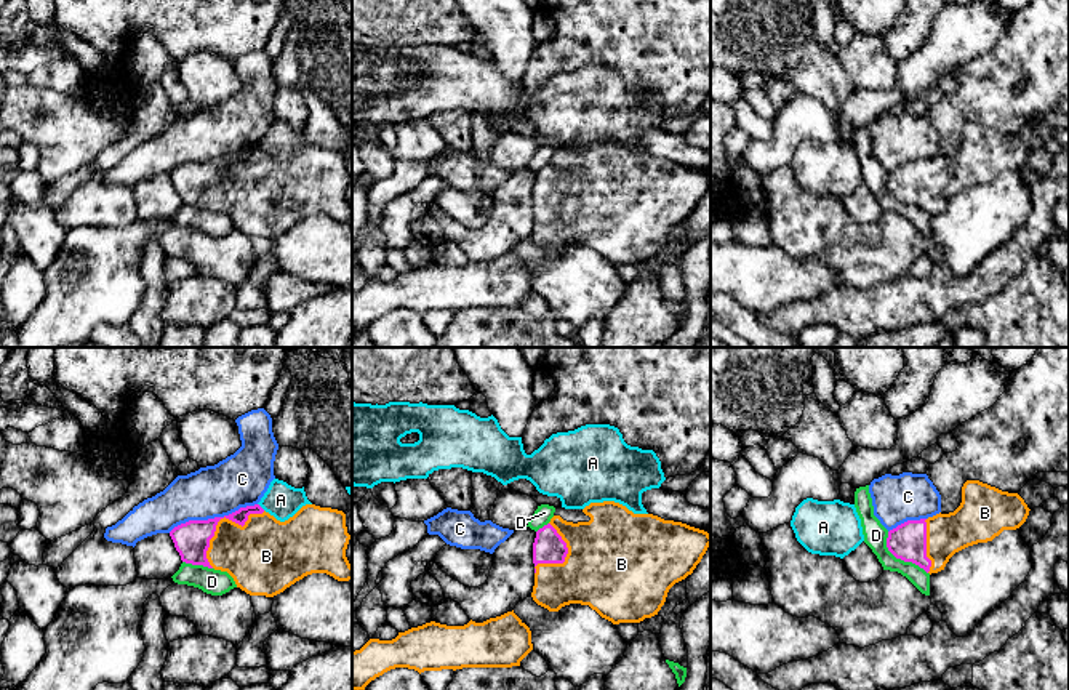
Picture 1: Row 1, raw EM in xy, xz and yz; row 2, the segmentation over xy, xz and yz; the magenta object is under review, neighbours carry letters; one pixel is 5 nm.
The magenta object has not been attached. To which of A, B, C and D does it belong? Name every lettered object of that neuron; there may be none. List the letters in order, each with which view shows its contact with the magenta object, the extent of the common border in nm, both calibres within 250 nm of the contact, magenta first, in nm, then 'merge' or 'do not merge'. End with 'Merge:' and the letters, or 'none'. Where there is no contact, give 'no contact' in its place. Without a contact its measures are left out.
A: contact in xy; length 50 nm; calibres 70 and 170 nm; do not merge
B: contact in xy; length 400 nm; calibres 180 and 320 nm; merge
C: contact in xy; length 480 nm; calibres 180 and 260 nm; do not merge
D: contact in yz; length 300 nm; calibres 190 and 120 nm; do not merge
Merge: B

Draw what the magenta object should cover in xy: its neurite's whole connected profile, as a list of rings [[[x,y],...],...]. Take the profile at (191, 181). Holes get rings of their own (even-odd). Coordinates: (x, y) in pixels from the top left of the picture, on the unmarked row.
[[[254,146],[224,158],[189,162],[174,168],[170,178],[182,203],[227,213],[237,229],[250,237],[274,239],[312,215],[326,215],[338,223],[352,221],[352,207],[346,199],[350,181],[346,155],[331,149],[306,146],[280,163]]]

